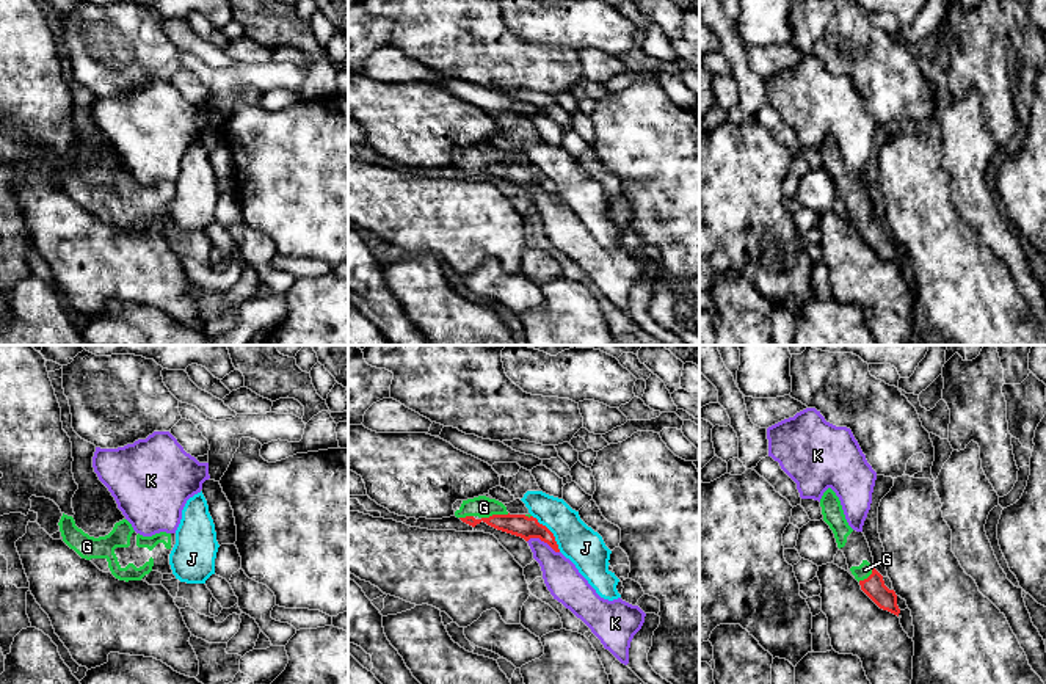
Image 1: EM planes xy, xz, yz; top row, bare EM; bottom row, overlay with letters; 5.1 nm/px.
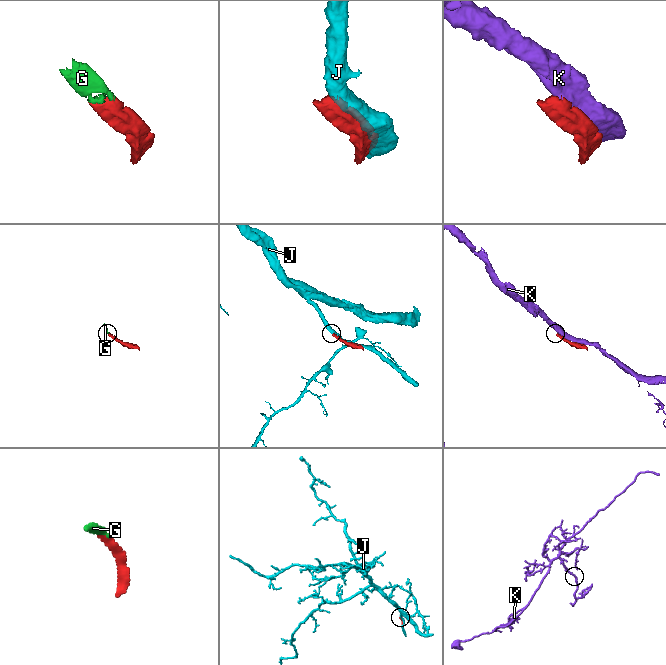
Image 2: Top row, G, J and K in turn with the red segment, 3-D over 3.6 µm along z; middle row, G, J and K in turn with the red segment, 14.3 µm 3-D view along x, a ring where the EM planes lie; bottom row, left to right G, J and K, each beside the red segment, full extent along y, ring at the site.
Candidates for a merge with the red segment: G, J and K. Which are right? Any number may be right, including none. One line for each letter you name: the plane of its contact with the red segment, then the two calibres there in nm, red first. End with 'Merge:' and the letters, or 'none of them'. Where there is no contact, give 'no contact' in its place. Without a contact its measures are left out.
G: meets red in xz; 120 nm thick on the red side, 110 nm on the other
Merge: G

